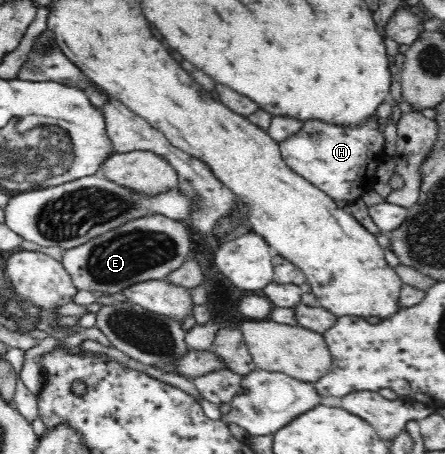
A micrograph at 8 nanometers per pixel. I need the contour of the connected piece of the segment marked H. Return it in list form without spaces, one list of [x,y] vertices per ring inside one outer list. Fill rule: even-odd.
[[[375,114],[358,124],[332,125],[323,120],[305,120],[299,133],[279,142],[278,146],[289,169],[323,190],[333,202],[354,203],[372,190],[386,144]]]

